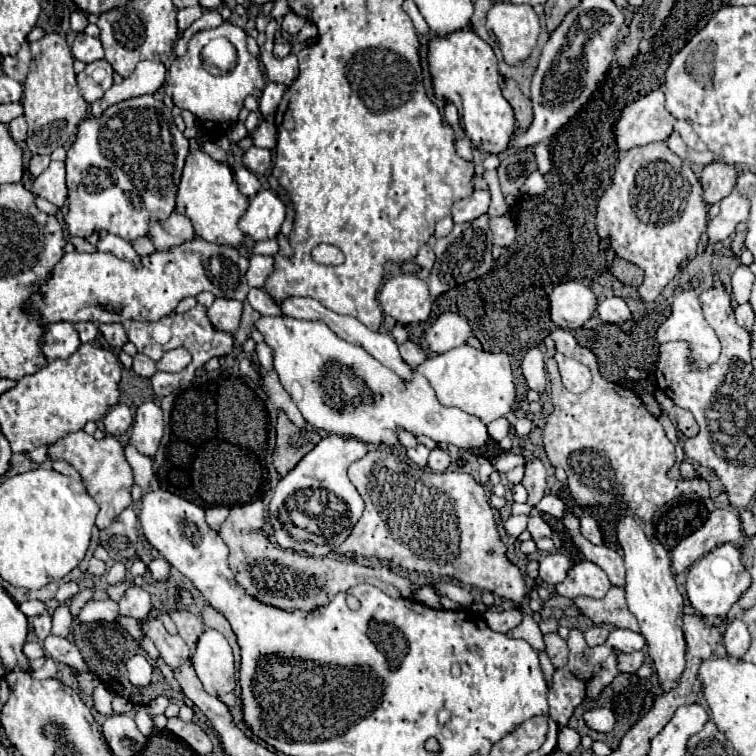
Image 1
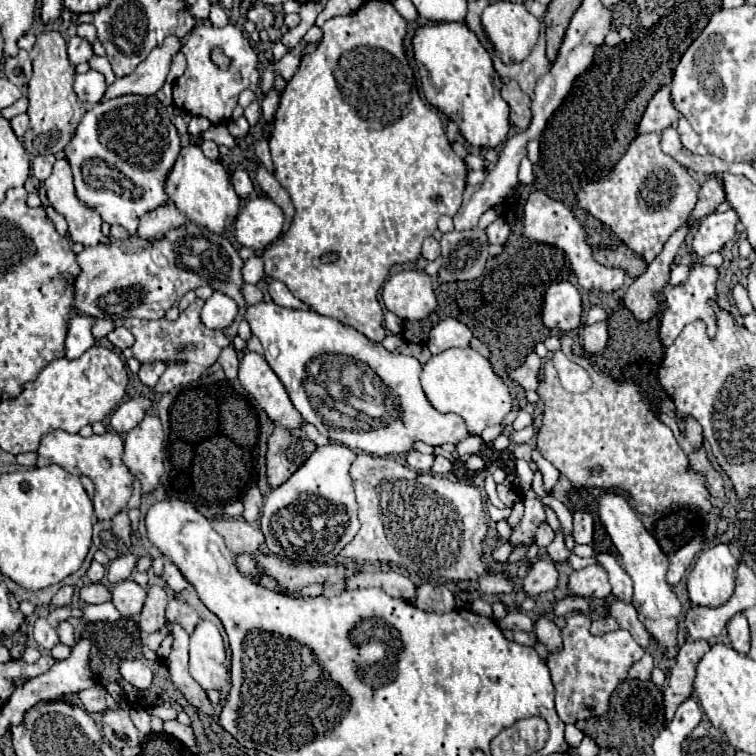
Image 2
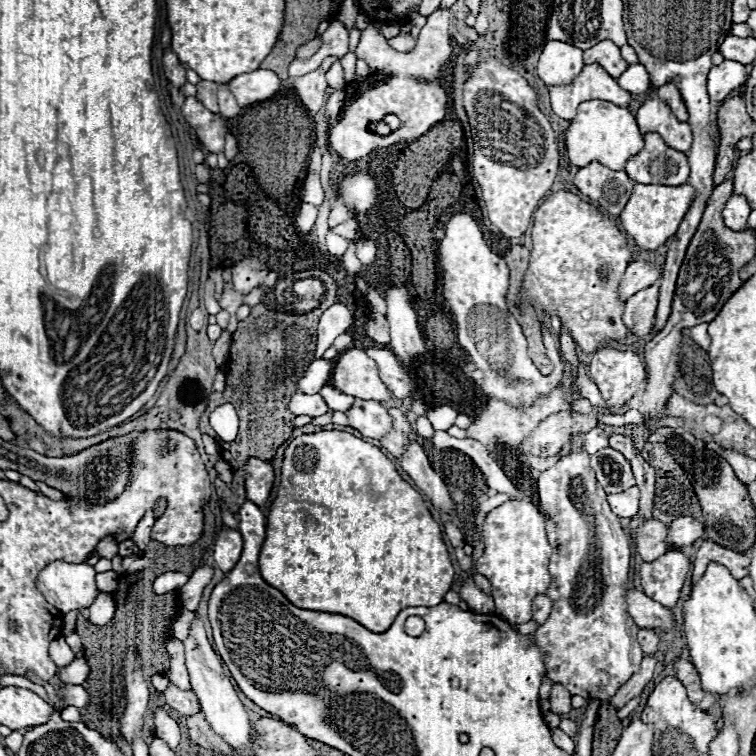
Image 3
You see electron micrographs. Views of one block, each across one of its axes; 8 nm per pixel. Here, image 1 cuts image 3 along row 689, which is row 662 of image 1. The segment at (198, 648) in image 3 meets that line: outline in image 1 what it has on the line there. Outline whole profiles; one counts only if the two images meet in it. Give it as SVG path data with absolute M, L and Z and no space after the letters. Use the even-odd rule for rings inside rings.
M206 628L202 632L194 648L192 666L208 694L222 696L236 688L232 648L218 630Z

